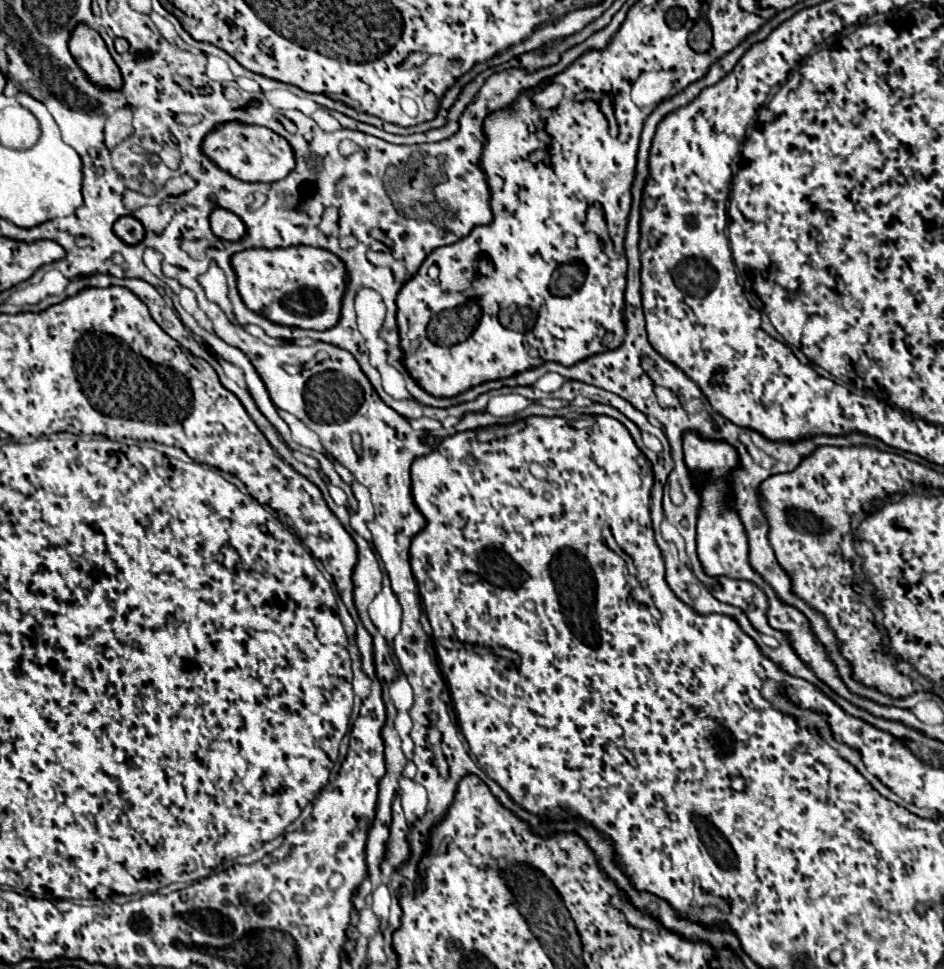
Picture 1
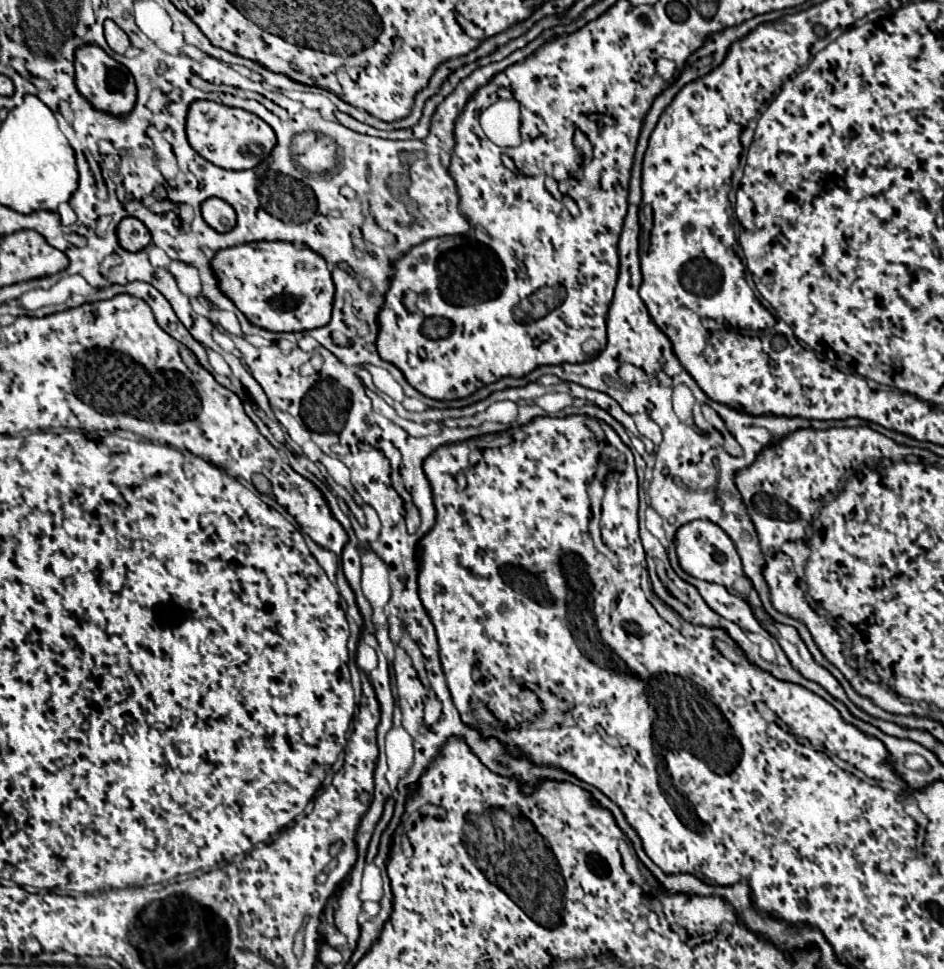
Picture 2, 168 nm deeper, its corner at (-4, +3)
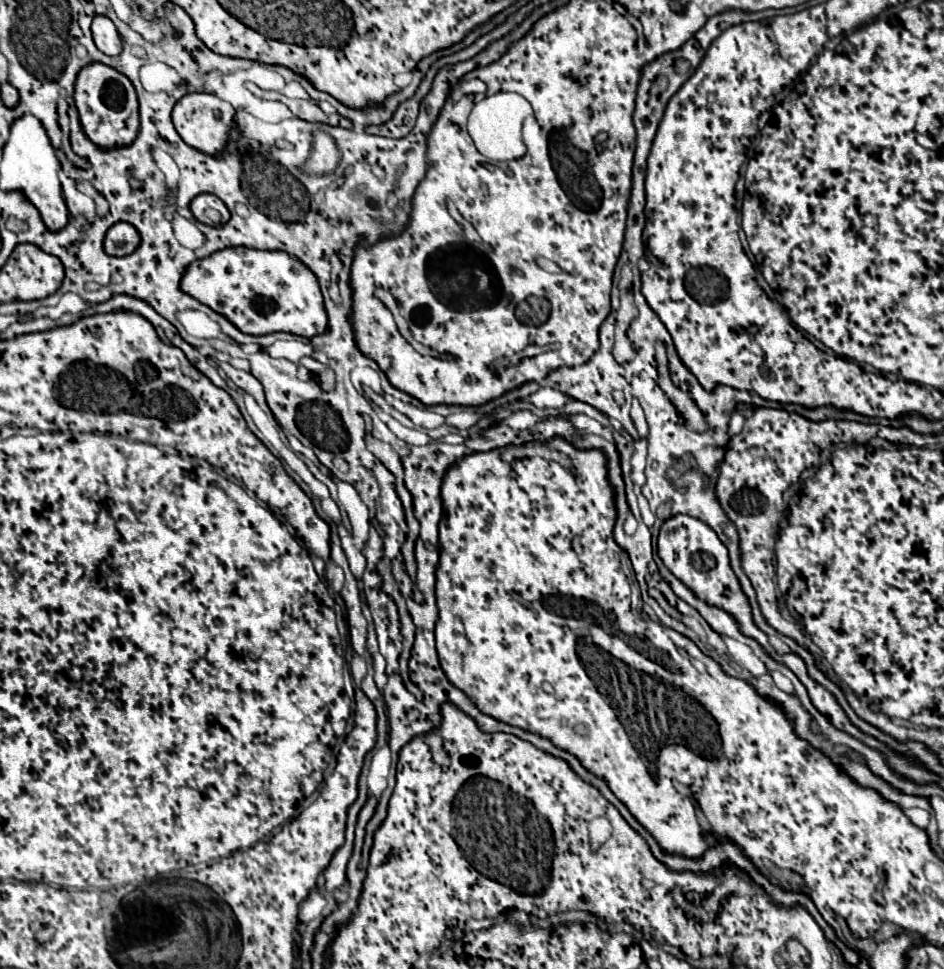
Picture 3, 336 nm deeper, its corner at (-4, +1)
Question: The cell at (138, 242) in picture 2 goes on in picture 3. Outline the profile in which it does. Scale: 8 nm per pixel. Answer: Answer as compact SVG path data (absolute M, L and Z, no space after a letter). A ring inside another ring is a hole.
M124 221L112 225L104 239L104 251L114 257L124 257L134 253L138 245L140 245L140 233L136 231L134 225Z

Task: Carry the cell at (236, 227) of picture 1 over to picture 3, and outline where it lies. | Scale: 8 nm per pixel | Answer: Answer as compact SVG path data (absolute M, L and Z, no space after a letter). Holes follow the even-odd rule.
M210 193L198 195L190 203L190 211L194 213L194 217L200 223L206 223L210 227L220 227L220 225L228 223L228 219L230 219L228 207L216 195L210 195Z

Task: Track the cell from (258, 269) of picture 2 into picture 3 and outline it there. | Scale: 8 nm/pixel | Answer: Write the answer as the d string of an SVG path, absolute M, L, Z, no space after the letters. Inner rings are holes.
M248 247L216 251L206 259L190 263L182 277L182 291L226 315L242 333L250 335L286 331L310 339L324 333L328 327L318 277L300 259L286 251L262 251Z

